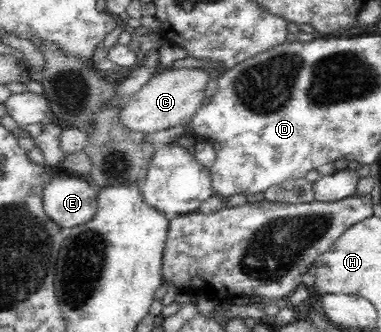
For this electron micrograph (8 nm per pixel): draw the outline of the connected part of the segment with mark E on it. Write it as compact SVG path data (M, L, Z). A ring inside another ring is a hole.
M65 172L46 184L42 205L46 215L66 230L94 217L98 193L88 178Z

